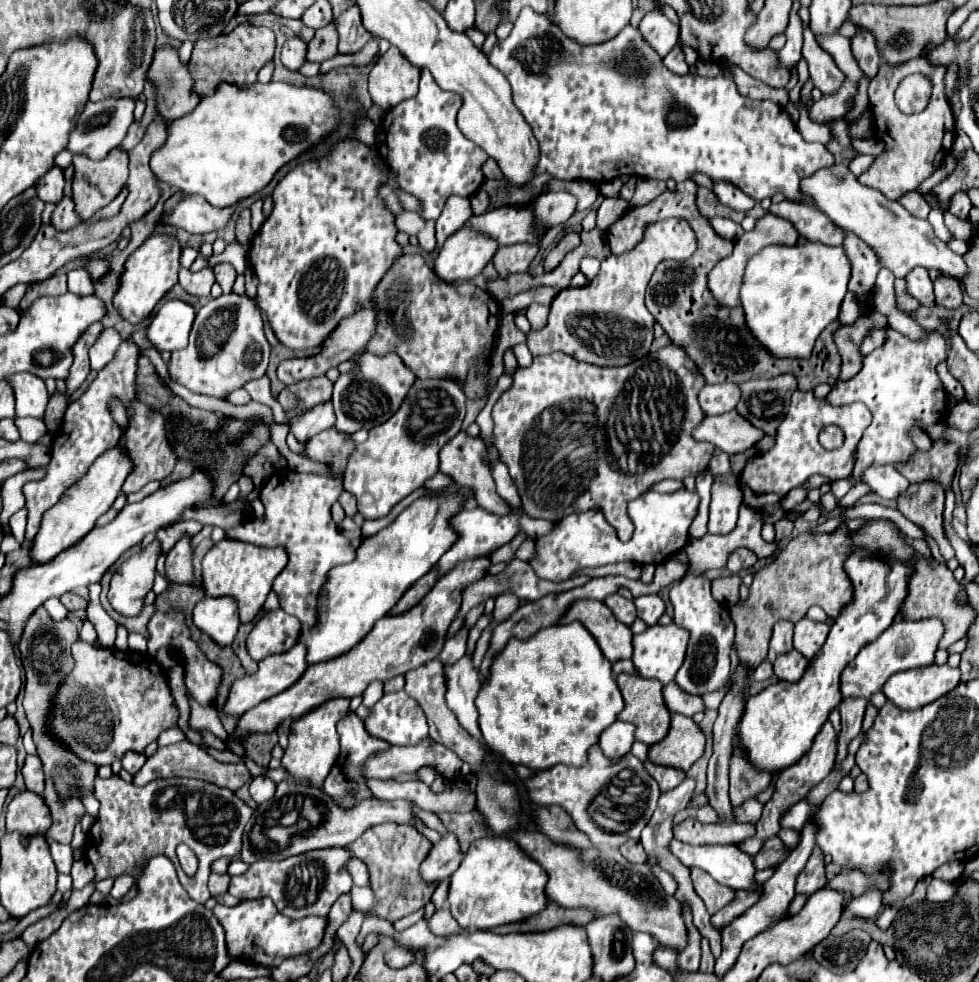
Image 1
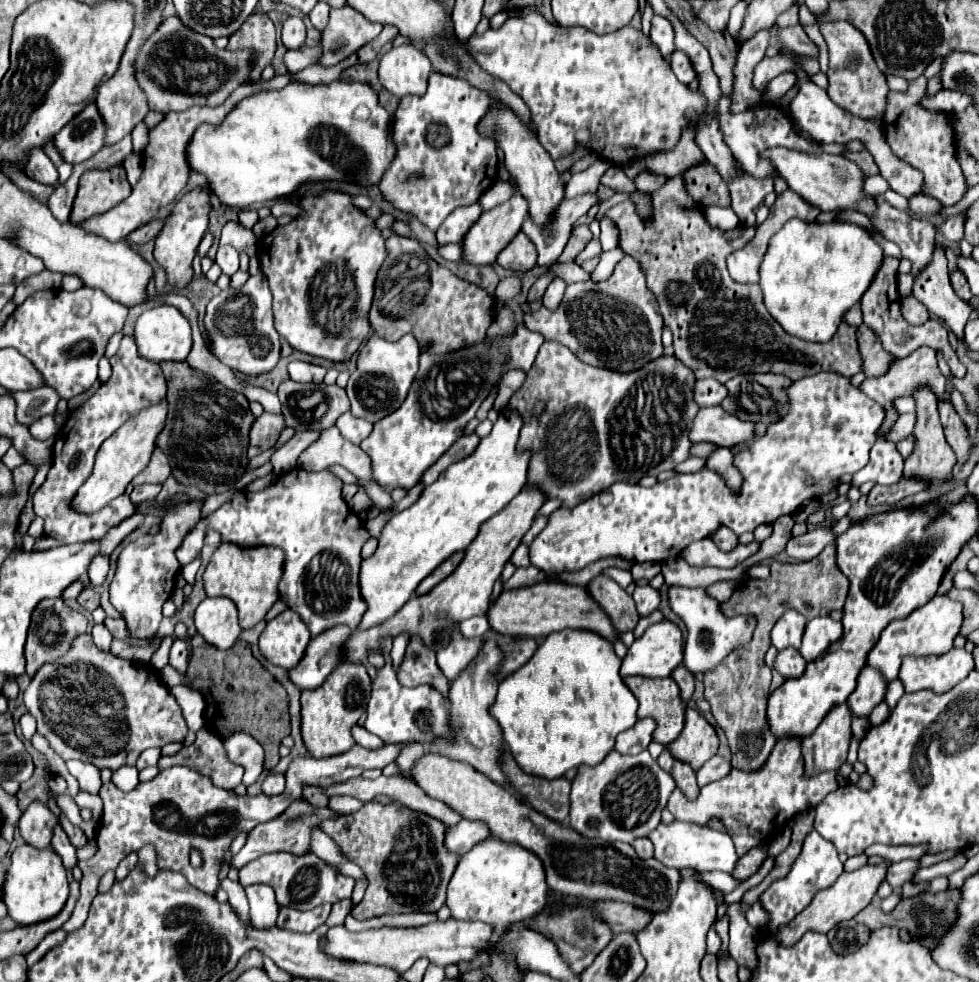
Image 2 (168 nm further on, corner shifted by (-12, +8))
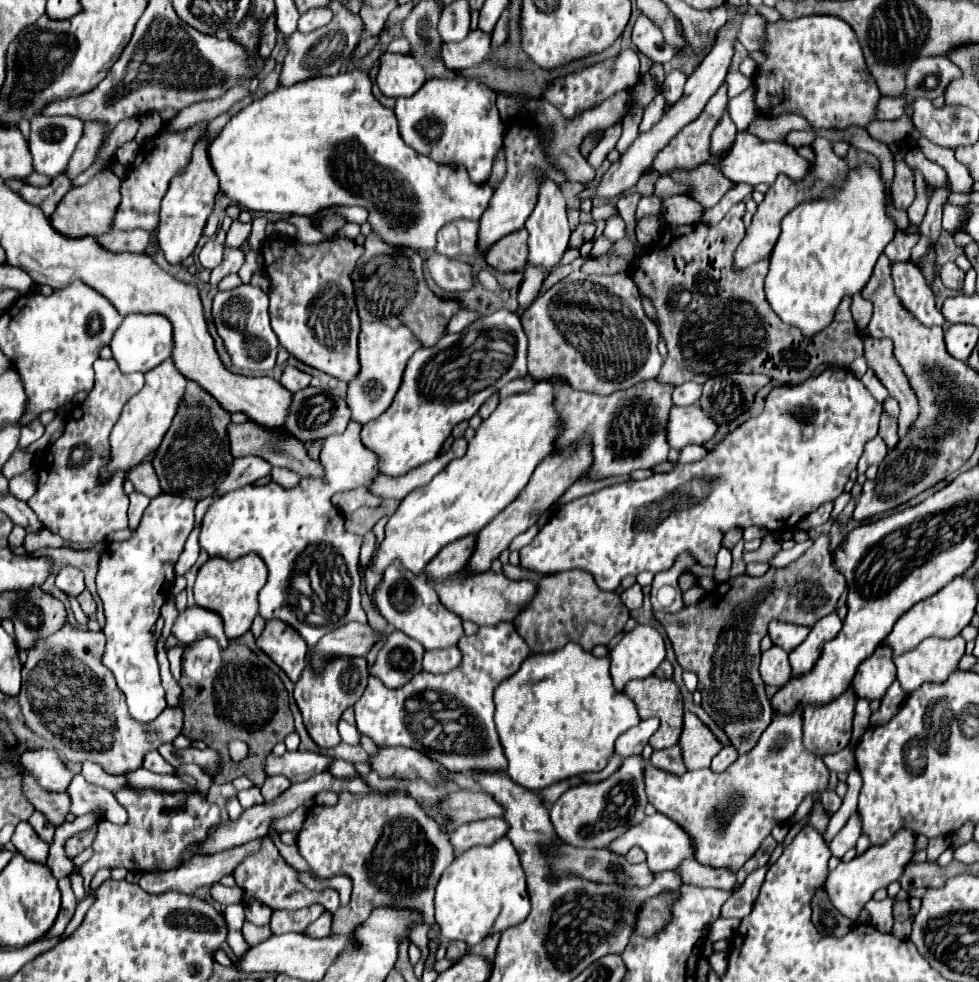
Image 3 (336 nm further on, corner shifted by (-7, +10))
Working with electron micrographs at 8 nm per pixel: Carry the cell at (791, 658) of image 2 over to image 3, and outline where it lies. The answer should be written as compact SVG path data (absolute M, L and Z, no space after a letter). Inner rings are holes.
M771 646L767 652L761 654L761 668L759 670L761 670L765 684L781 688L791 678L789 654L779 646Z

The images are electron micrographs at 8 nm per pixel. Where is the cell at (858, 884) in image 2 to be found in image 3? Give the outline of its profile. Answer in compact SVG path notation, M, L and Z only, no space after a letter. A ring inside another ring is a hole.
M901 830L899 834L895 834L885 844L871 846L865 854L855 856L851 862L841 862L829 874L829 878L825 882L825 892L827 892L827 896L831 896L831 904L835 906L835 910L839 910L843 916L855 920L857 914L861 912L861 908L873 898L873 894L879 888L885 888L891 882L899 880L907 862L913 856L913 846L915 846L915 836L909 830L907 832Z

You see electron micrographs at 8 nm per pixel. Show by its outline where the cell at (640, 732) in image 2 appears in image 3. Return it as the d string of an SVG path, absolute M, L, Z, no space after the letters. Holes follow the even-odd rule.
M657 718L641 720L635 728L629 728L627 732L623 732L619 736L619 740L615 742L615 754L619 754L621 758L633 756L633 754L641 754L643 748L647 746L651 734L657 728L659 728L659 720Z

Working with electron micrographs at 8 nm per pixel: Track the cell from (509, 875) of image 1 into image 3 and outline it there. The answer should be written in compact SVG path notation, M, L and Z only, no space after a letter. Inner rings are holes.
M499 838L491 846L479 846L469 848L467 852L459 854L453 864L443 872L437 892L435 892L435 922L441 926L441 934L445 940L461 940L469 946L479 944L485 936L503 932L505 928L519 924L527 918L531 908L529 896L527 896L527 882L523 876L523 866L519 864L519 852L515 852L515 846L509 838Z

